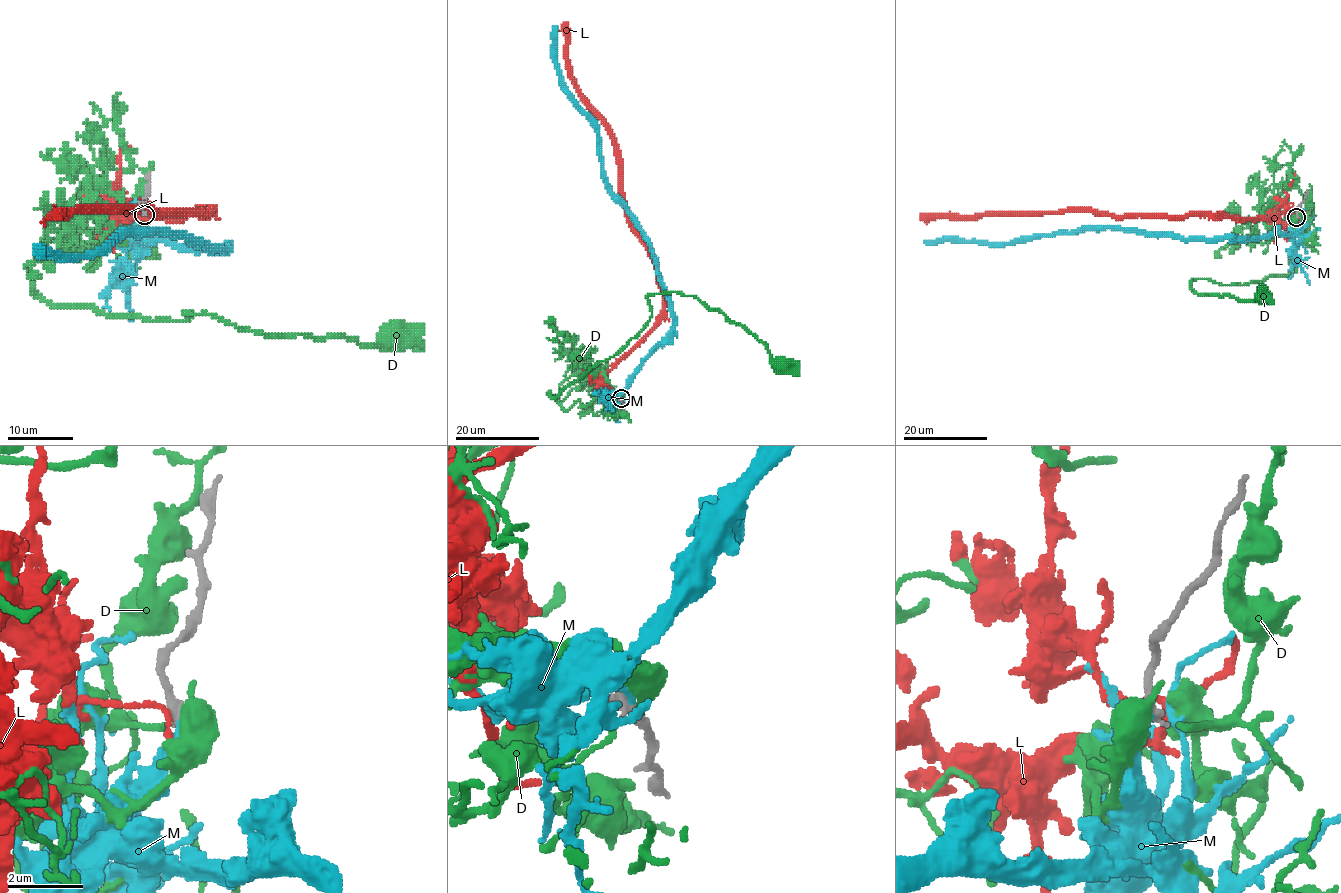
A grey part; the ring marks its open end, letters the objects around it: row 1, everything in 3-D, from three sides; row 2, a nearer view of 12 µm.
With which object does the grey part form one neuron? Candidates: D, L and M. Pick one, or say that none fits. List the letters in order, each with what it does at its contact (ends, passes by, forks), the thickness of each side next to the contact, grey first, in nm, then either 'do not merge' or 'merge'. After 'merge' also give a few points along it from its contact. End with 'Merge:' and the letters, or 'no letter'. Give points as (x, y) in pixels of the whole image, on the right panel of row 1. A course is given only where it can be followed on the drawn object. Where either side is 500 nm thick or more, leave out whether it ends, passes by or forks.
D: it passes by | 320/480 nm | do not merge
L: it ends | 320/160 nm | do not merge
M: it ends | 300/190 nm | merge | via (1297, 217), (1290, 234), (1254, 238), (1180, 238), (1112, 228), (1023, 237), (1007, 243), (925, 241)
Merge: M

